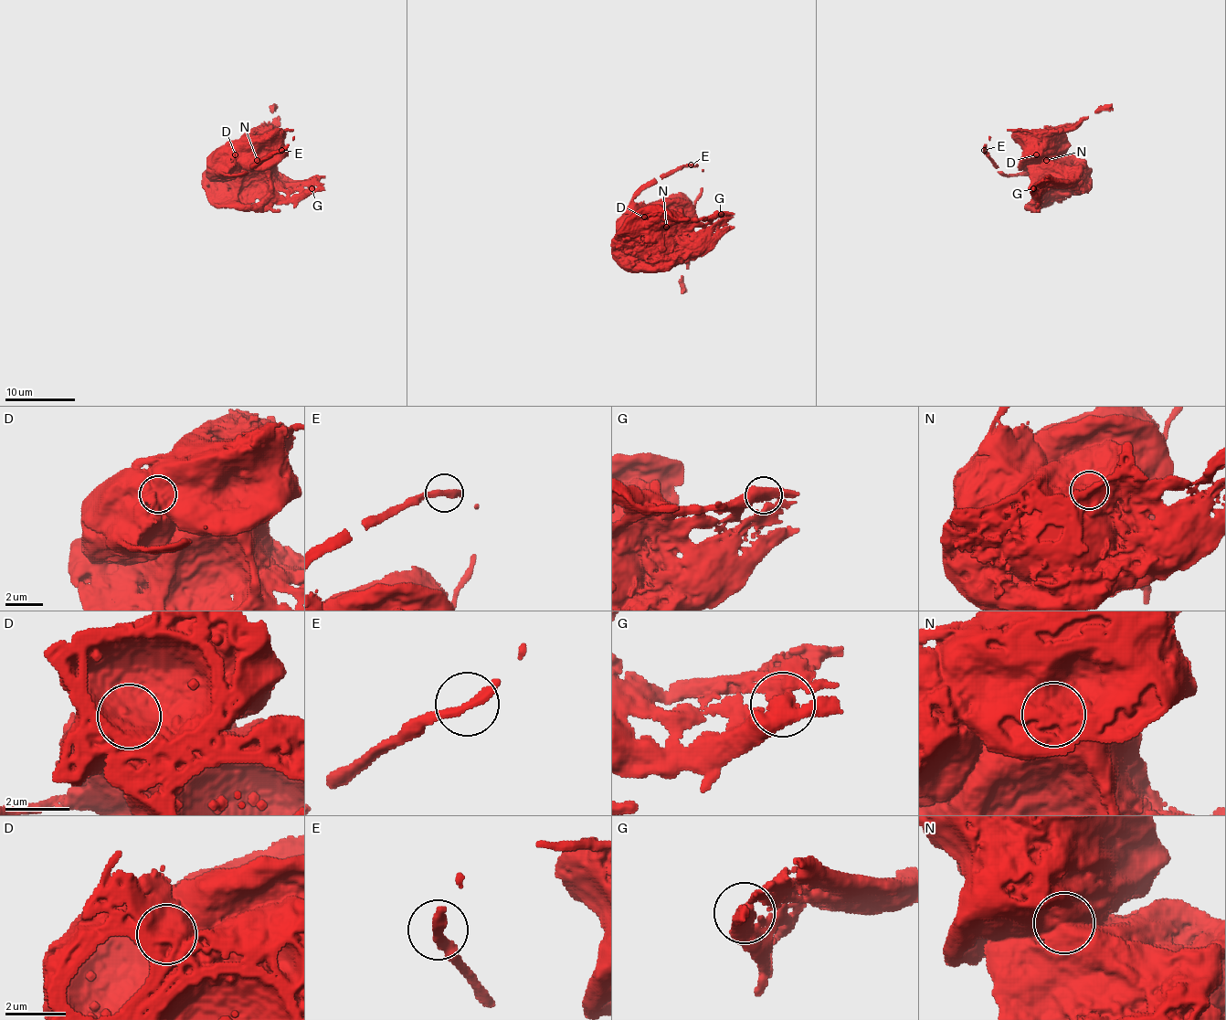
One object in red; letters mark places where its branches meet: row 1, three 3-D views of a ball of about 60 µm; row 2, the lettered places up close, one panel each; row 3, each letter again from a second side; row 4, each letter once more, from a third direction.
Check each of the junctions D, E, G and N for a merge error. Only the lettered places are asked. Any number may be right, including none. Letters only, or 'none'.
D, N

